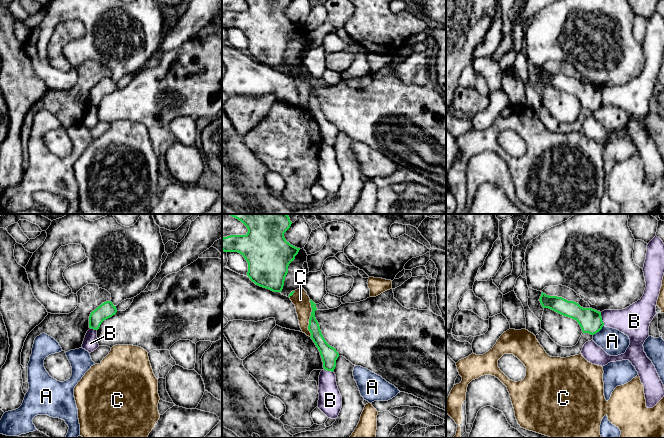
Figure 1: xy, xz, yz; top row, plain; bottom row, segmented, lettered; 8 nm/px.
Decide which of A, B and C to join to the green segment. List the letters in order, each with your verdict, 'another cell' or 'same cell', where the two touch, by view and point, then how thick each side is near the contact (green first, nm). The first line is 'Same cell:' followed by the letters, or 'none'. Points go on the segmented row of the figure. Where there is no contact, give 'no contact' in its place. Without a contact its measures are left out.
Same cell: none
A: another cell | yz (598, 331) | 190/200 nm
B: another cell | yz (601, 319) | 190/240 nm
C: another cell | xz (310, 318) | 90/140 nm

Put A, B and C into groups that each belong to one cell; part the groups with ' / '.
A / B / C

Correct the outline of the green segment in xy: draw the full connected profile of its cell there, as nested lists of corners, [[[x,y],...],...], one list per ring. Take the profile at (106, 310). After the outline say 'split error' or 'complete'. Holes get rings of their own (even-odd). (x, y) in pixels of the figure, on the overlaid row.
[[[106,301],[98,306],[89,316],[89,328],[98,330],[101,323],[115,315],[117,312],[116,306],[111,301]]] | complete

